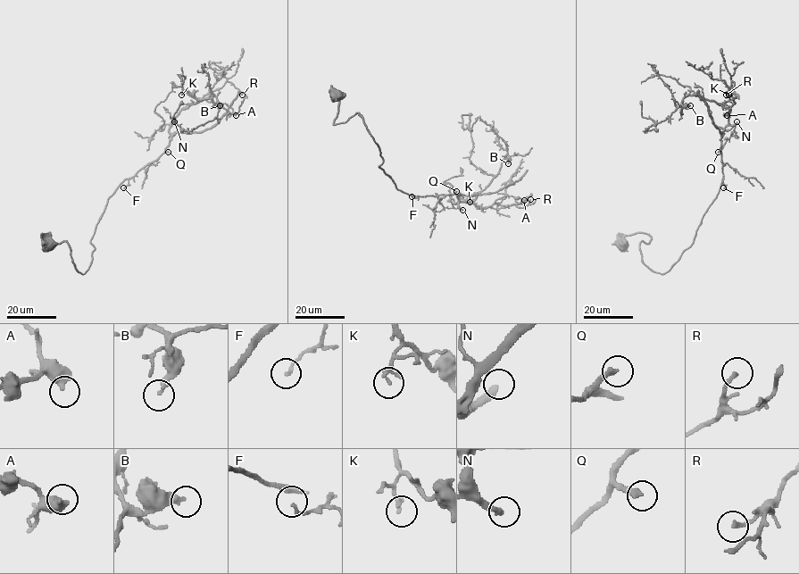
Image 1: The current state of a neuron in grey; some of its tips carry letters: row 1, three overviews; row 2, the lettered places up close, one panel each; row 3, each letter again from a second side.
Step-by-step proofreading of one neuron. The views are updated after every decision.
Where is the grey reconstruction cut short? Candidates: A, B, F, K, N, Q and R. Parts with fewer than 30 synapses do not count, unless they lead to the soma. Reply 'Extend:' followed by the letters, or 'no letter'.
Extend: N, Q

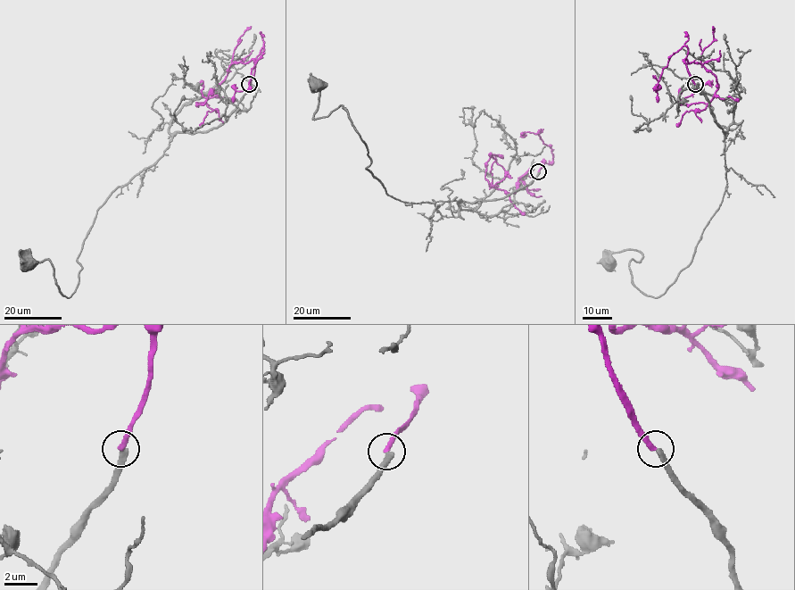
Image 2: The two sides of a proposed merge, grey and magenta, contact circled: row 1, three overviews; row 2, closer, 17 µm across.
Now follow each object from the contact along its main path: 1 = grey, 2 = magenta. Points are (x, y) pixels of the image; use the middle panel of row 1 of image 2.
1: (538, 171), (528, 185), (493, 200), (401, 202), (366, 168), (368, 149), (341, 105), (314, 118), (317, 85)
2: (538, 171), (543, 162), (507, 194), (485, 178), (493, 154), (490, 188)

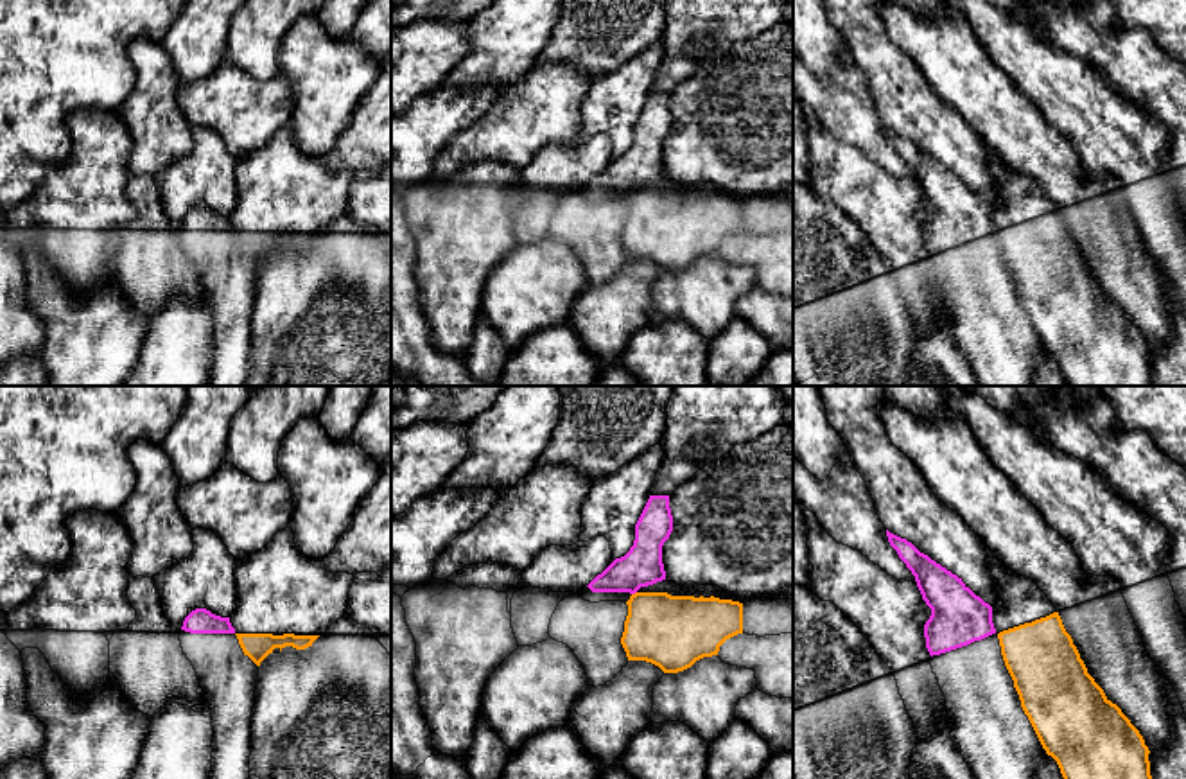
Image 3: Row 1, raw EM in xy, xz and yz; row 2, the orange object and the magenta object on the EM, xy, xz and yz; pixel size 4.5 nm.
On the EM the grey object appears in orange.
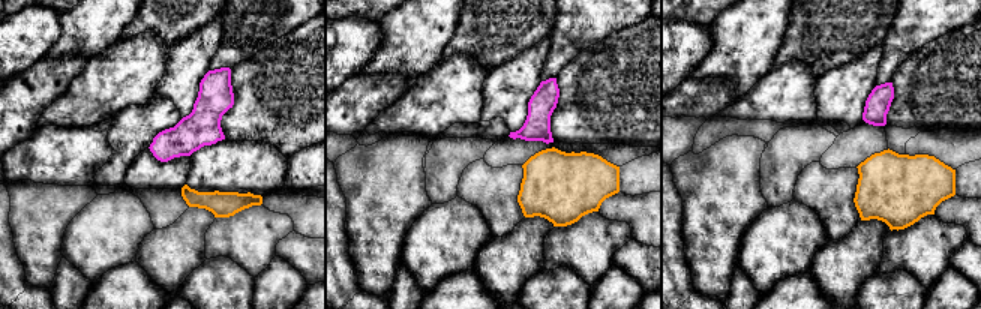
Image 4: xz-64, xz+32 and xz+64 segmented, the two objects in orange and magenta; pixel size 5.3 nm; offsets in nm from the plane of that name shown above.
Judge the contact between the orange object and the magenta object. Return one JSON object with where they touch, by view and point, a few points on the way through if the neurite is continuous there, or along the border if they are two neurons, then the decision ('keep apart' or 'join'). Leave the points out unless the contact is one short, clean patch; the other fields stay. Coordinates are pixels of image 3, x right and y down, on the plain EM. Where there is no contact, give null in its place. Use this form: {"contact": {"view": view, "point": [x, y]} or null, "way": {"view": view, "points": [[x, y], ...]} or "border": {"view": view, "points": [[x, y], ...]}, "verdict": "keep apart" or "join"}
{"contact": {"view": "xz", "point": [636, 191]}, "border": {"view": "xz", "points": [[636, 189], [632, 192]]}, "verdict": "keep apart"}

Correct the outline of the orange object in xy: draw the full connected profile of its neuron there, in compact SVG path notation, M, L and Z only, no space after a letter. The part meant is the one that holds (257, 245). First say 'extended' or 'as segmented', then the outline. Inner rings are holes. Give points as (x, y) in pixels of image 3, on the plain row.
extended | M287 124L260 149L237 160L237 206L230 214L239 242L257 264L285 244L305 248L348 210L353 172L328 171L301 153Z

